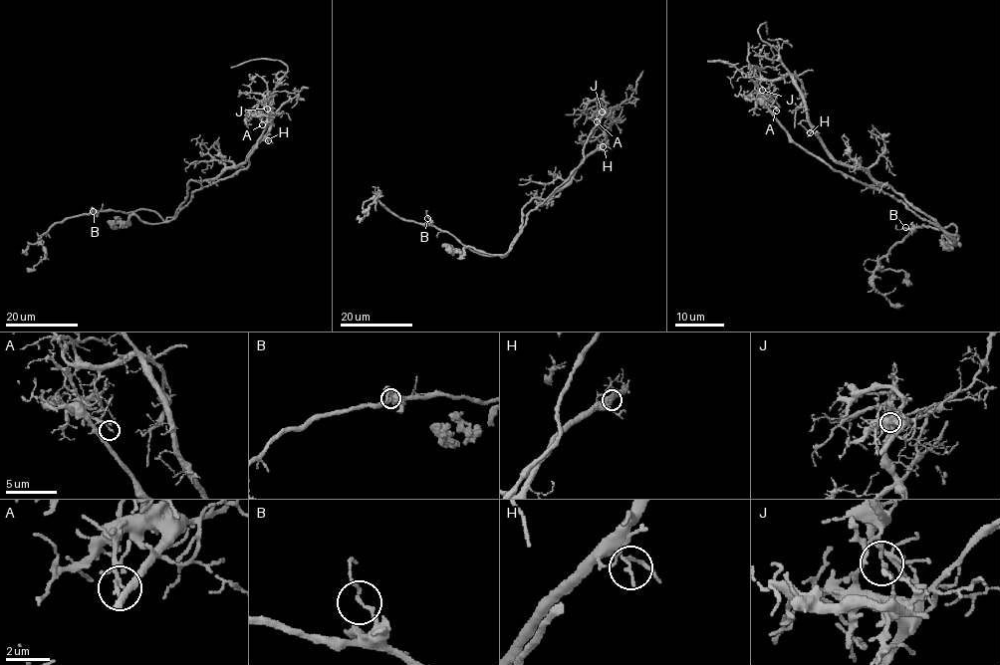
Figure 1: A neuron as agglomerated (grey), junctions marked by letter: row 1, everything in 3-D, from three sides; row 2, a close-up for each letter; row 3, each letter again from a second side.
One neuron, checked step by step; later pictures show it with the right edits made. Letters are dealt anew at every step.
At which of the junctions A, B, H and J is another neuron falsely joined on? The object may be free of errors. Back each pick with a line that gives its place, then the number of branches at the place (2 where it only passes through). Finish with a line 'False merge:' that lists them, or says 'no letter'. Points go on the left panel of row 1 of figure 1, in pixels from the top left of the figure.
J: at (267, 109); 2 branches meet
False merge: J

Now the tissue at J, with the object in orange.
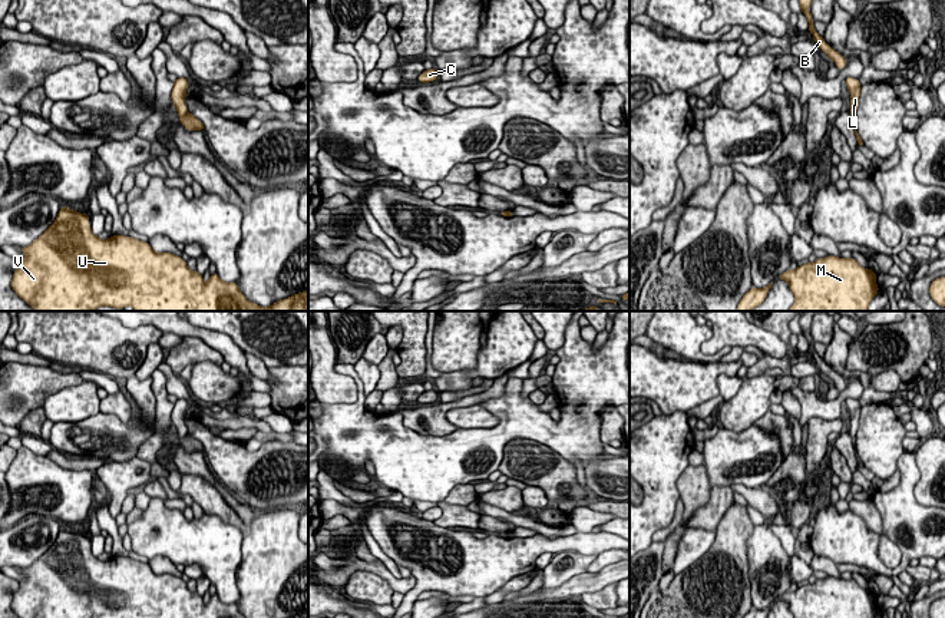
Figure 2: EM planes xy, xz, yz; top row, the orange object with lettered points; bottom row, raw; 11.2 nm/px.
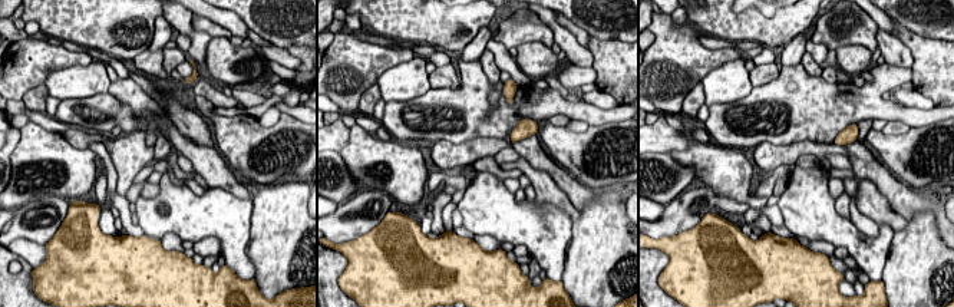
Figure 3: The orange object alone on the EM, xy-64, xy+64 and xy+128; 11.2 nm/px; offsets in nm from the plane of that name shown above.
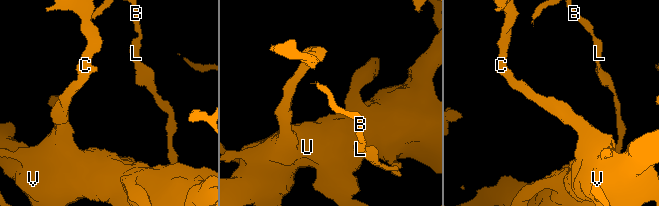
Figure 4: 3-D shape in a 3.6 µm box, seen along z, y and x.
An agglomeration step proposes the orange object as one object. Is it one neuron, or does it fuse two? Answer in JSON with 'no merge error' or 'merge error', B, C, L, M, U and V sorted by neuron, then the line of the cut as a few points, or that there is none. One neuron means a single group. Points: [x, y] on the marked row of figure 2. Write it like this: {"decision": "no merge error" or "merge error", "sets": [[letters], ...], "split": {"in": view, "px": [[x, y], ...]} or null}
{"decision": "merge error", "sets": [["B", "L"], ["C", "M", "U", "V"]], "split": {"in": "xy", "px": [[187, 111], [179, 119]]}}

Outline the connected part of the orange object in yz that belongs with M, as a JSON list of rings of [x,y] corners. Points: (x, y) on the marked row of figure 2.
[[[827,255],[813,264],[806,262],[794,271],[789,268],[777,275],[777,280],[787,281],[794,294],[794,303],[789,311],[868,311],[880,290],[876,277],[875,271],[863,268],[855,258]]]

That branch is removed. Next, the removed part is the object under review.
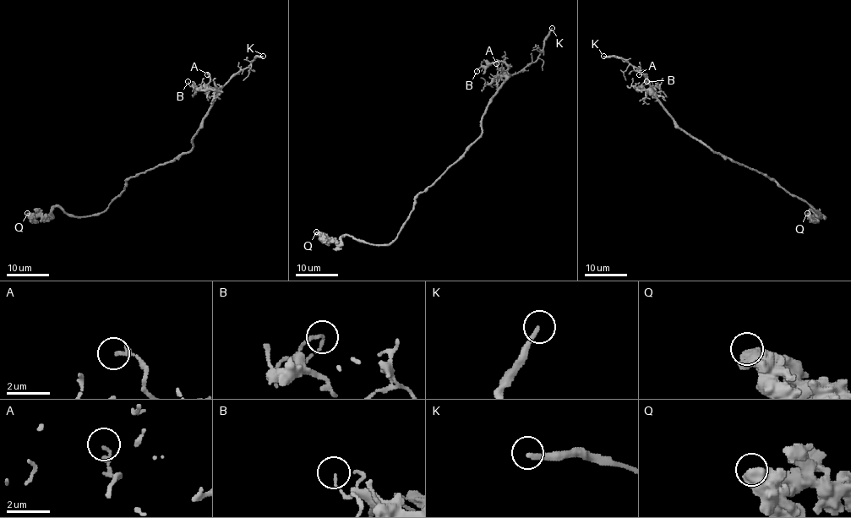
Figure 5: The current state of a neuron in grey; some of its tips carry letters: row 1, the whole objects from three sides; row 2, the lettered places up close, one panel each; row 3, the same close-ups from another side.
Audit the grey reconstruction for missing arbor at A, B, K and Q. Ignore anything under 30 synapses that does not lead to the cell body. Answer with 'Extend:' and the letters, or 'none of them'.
Extend: K

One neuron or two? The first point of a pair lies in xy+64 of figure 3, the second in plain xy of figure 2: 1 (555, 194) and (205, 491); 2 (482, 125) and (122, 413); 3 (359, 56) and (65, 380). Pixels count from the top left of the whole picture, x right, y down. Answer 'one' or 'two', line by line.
1: one
2: two
3: one

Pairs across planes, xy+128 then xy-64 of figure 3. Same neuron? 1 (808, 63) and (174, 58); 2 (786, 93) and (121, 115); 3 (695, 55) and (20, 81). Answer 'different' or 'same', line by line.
1: same
2: same
3: same

